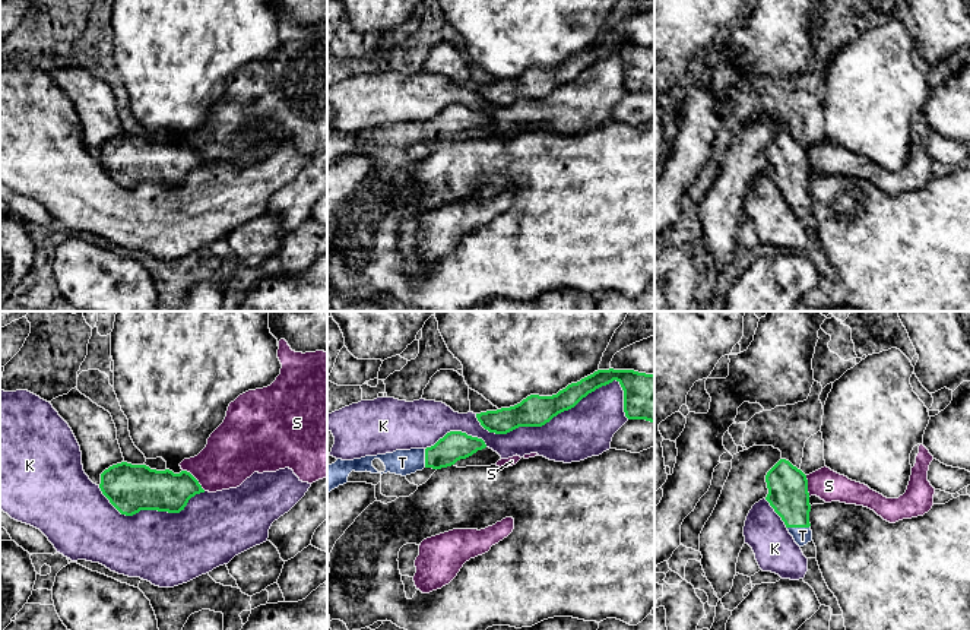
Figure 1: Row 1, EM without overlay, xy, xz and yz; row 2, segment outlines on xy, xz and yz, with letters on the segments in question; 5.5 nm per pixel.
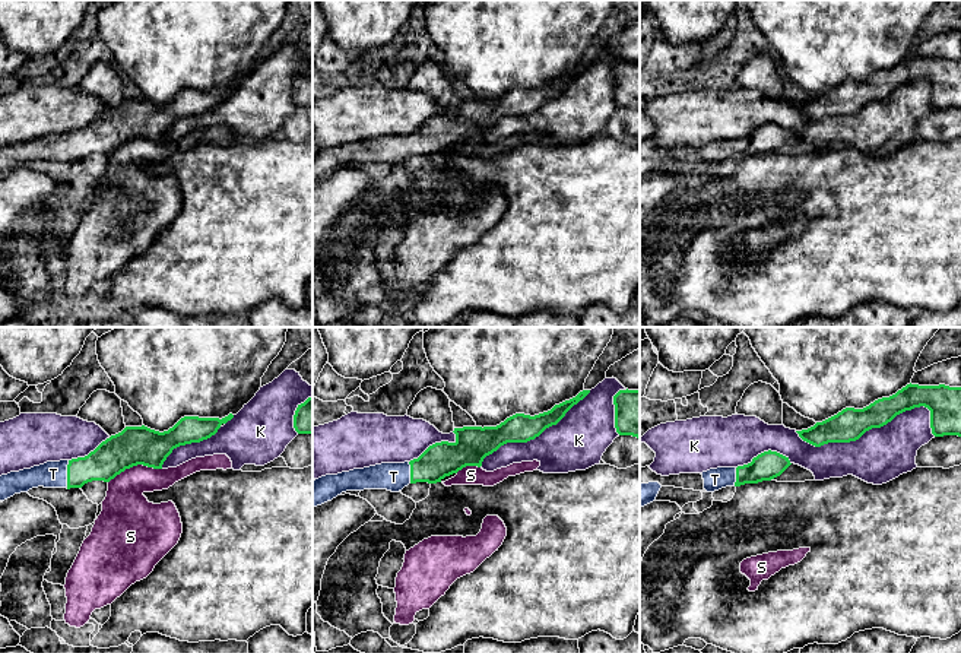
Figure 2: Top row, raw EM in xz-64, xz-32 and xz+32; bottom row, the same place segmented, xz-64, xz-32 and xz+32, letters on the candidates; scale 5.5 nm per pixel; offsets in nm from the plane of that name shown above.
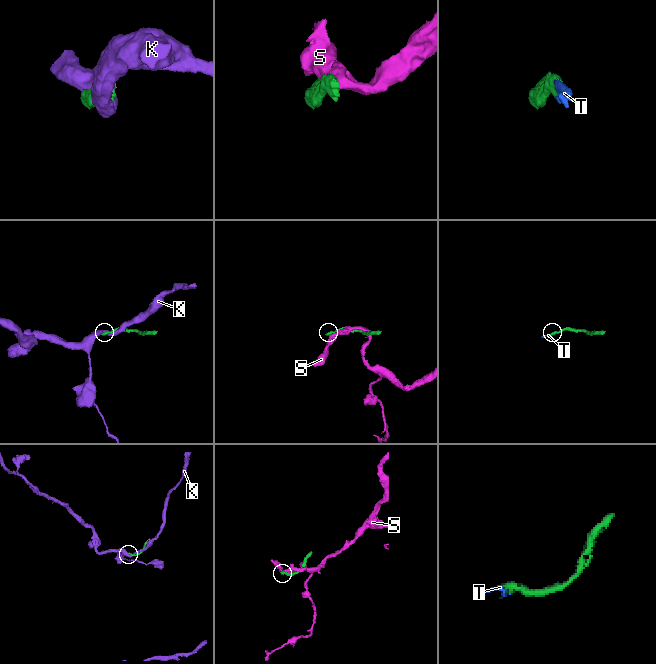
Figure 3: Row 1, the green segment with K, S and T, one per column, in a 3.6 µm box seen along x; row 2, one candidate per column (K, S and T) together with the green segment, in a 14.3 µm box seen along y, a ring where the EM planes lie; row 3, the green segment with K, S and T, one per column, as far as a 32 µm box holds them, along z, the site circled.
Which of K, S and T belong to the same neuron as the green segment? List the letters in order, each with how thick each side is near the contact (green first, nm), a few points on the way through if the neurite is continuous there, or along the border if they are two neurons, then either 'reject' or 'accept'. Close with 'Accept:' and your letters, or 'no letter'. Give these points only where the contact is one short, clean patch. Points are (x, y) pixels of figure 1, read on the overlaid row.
K: 180 nm thick on the green side, 300 nm on the other; reject
S: 220 nm thick on the green side, 300 nm on the other; reject
T: 220 nm thick on the green side, 100 nm on the other; accept
Accept: T

